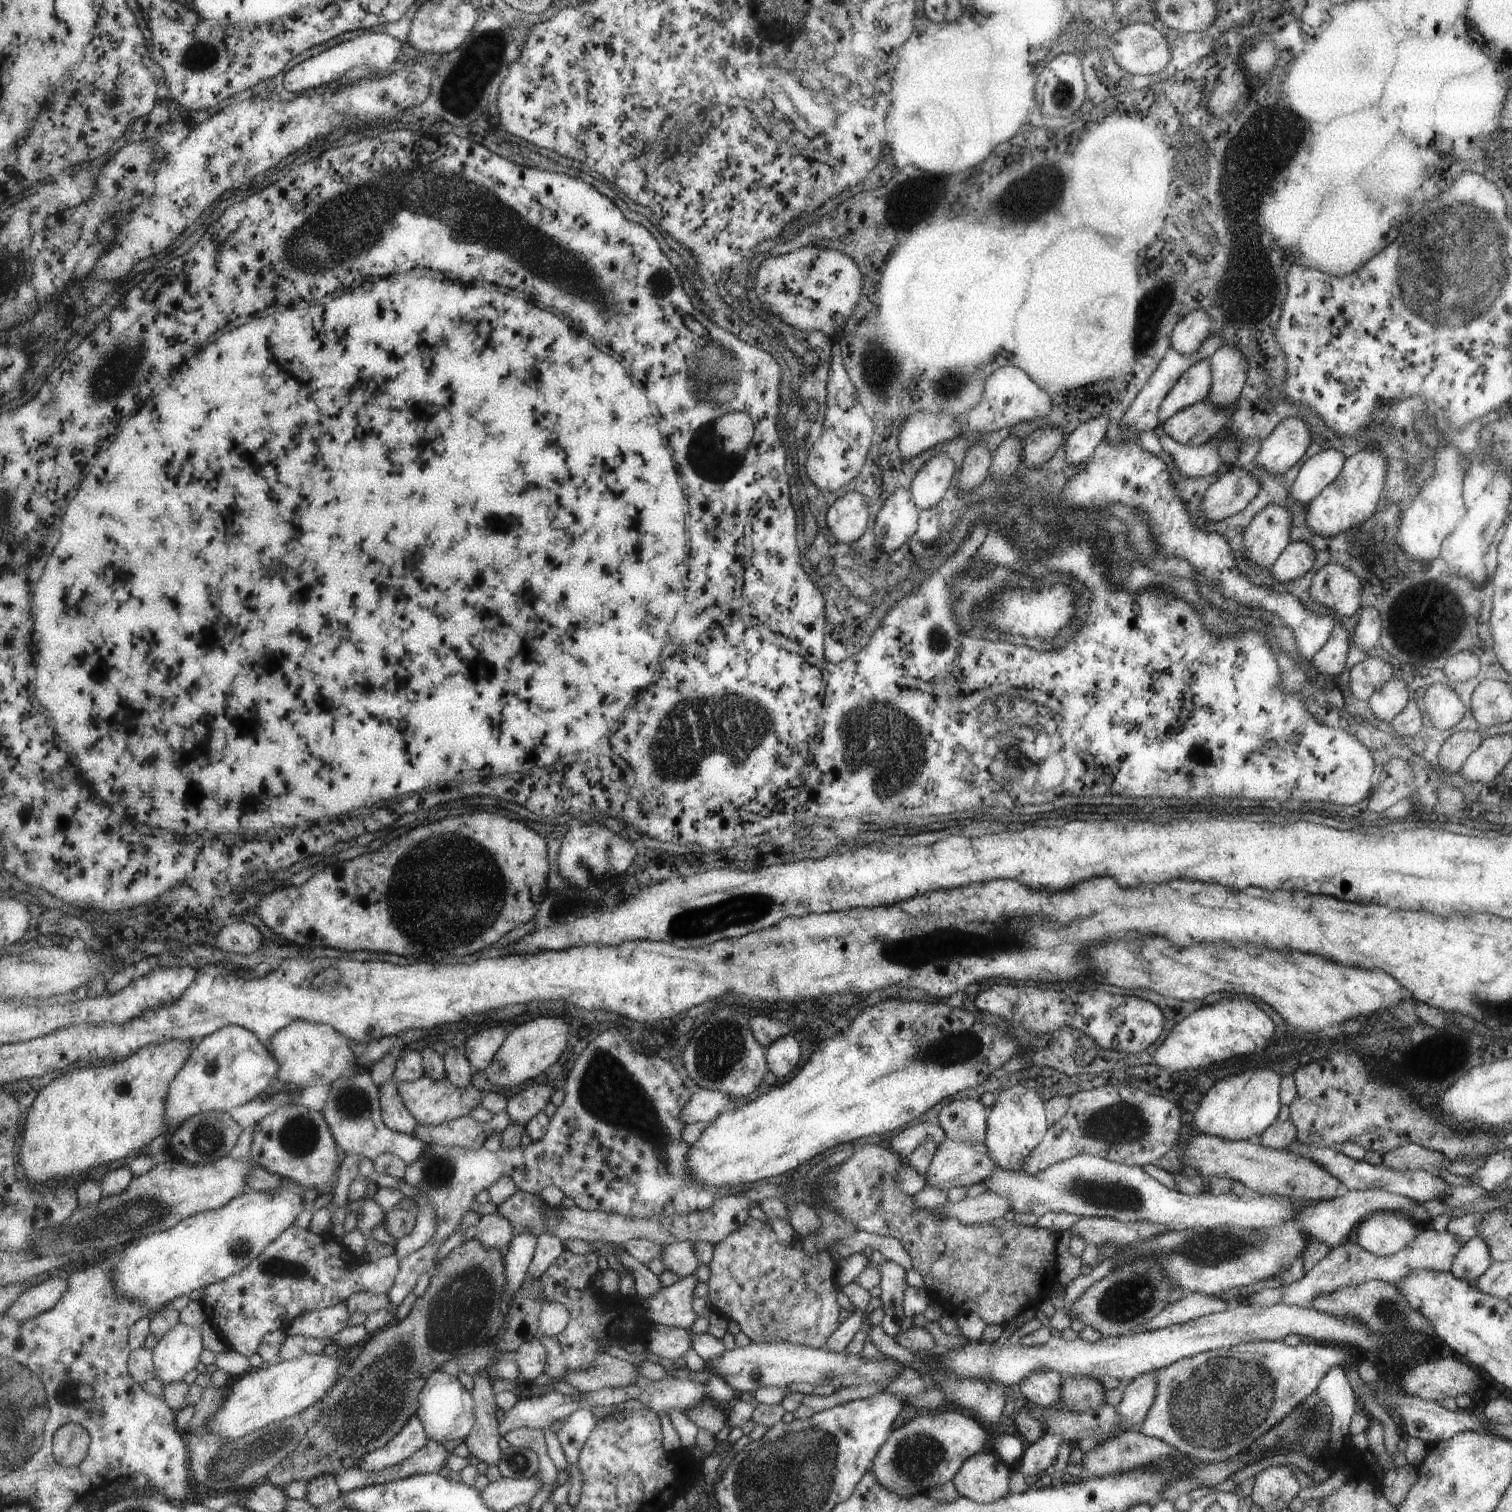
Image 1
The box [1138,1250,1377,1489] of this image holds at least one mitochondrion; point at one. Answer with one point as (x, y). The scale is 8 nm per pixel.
(1220, 1402)

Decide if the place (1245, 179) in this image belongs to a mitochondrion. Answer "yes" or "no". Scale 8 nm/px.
yes

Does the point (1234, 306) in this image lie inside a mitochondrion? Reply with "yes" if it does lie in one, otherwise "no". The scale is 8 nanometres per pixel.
yes

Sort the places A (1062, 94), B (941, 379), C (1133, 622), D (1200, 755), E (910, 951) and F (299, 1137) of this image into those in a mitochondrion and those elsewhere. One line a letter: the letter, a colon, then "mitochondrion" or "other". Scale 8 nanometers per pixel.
A: mitochondrion
B: mitochondrion
C: other
D: other
E: mitochondrion
F: mitochondrion

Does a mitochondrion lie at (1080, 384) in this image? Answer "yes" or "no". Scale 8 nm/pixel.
no

